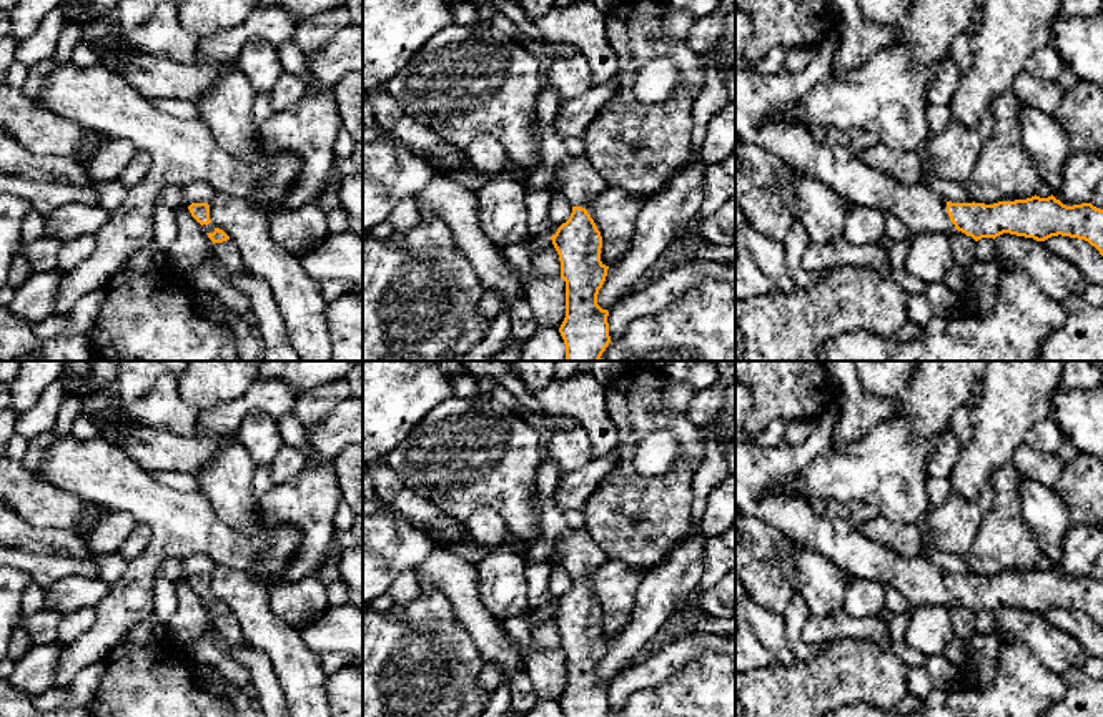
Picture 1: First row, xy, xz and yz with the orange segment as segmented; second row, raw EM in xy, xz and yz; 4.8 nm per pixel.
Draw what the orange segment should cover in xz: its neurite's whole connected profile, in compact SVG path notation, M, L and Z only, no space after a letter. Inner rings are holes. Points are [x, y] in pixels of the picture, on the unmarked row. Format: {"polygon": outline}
{"polygon": "M586 527L567 529L556 552L572 586L551 609L566 654L566 690L559 700L564 717L609 717L609 684L597 677L607 642L601 634L602 609L586 577L607 556L594 544Z"}

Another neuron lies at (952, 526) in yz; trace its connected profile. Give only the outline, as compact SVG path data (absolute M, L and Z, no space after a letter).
M987 486L973 501L963 501L952 494L945 502L932 506L923 529L933 547L960 557L967 556L993 502L995 491Z

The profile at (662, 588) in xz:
M697 532L677 544L654 569L642 574L636 607L627 626L609 639L597 677L611 682L647 647L677 604L699 589L704 572L705 536Z

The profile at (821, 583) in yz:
M794 544L790 559L795 569L795 589L805 599L810 617L843 612L843 571L800 544Z

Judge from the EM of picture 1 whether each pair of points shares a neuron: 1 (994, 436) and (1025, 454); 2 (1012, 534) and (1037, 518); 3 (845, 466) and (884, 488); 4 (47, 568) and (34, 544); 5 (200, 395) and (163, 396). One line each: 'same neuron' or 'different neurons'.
1: different neurons
2: different neurons
3: same neuron
4: different neurons
5: different neurons

